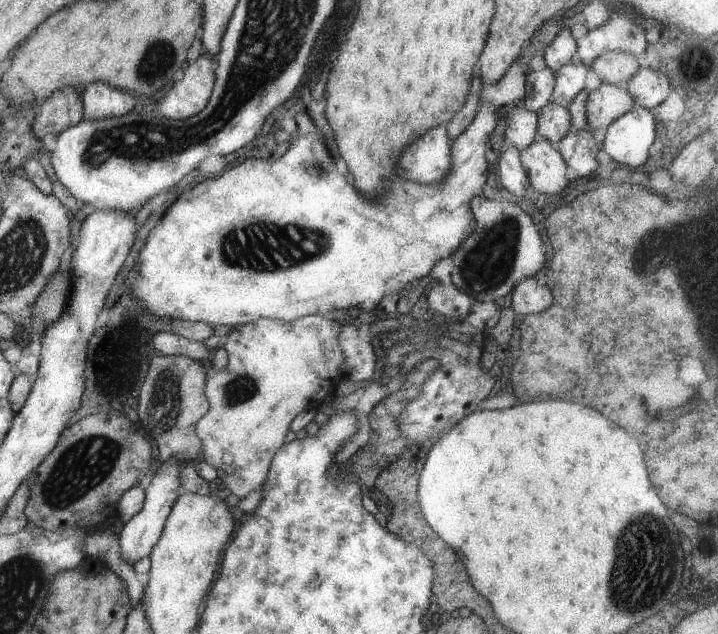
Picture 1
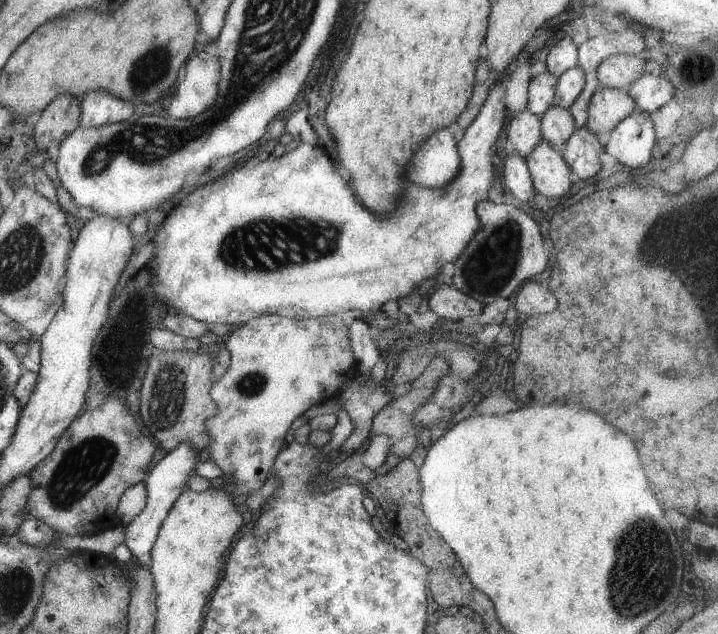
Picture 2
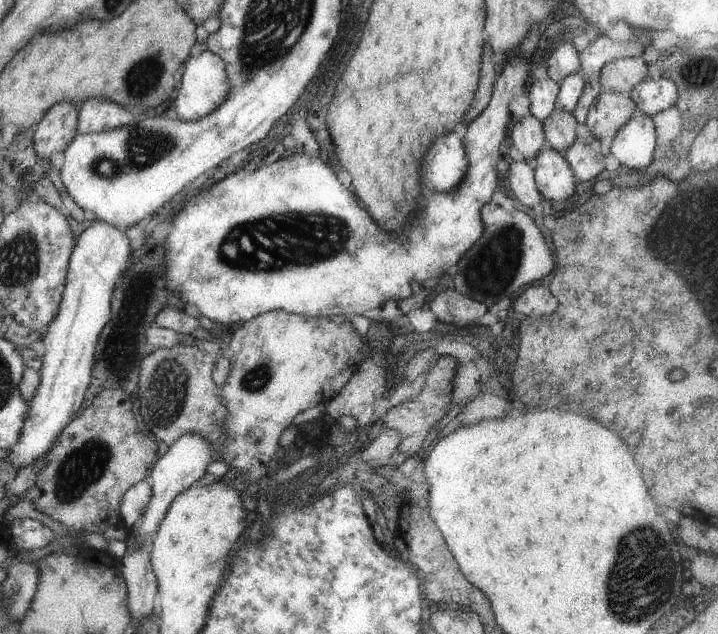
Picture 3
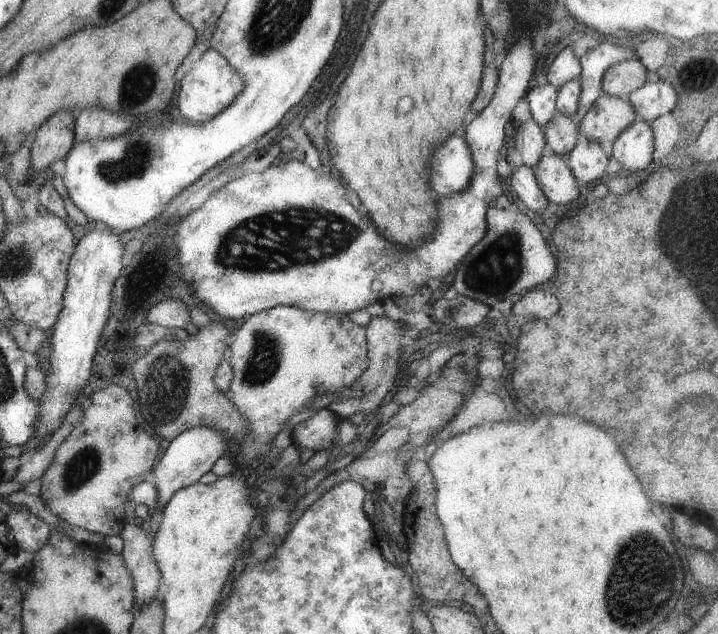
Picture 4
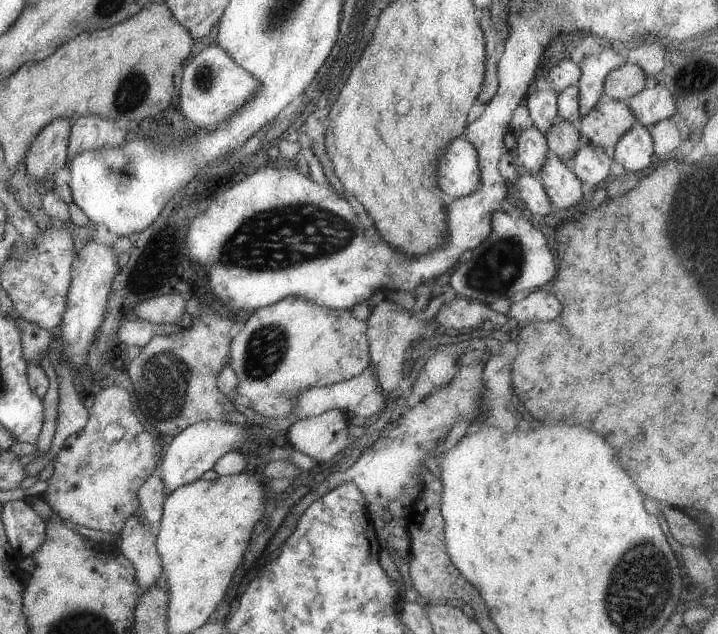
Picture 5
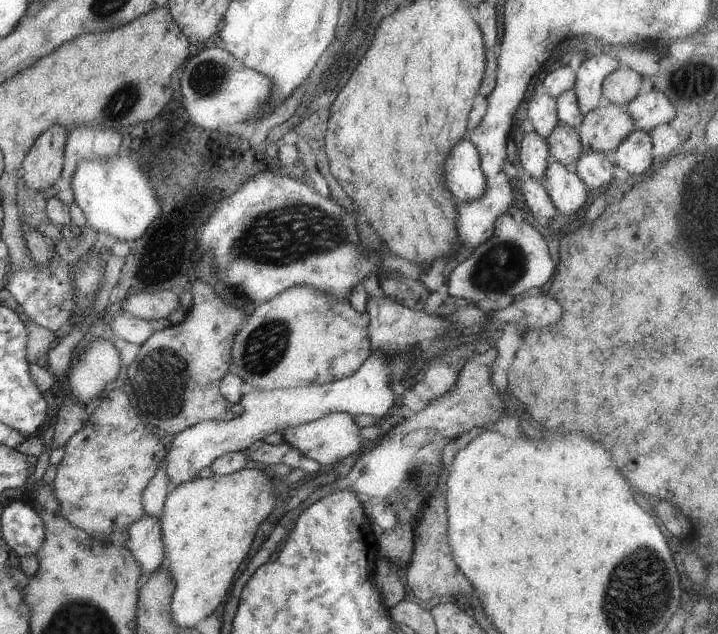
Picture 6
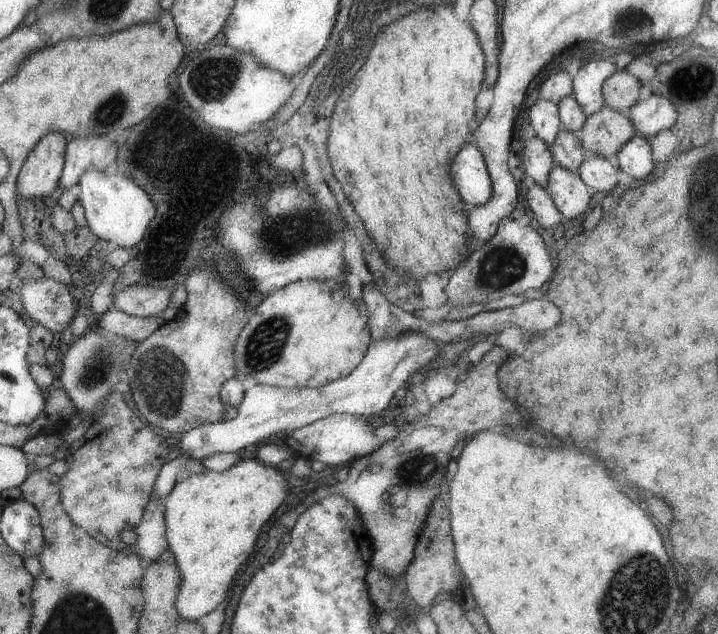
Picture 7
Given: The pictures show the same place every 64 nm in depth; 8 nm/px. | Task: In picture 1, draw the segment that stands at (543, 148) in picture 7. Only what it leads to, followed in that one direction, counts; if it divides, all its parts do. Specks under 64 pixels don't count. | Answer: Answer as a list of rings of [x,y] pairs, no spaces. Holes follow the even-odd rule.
[[[517,104],[511,106],[505,122],[504,134],[517,151],[522,151],[537,137],[537,115]]]

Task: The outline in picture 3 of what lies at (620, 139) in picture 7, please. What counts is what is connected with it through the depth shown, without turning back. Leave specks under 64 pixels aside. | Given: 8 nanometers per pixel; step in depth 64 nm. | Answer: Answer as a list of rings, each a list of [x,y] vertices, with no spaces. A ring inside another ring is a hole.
[[[601,90],[589,105],[583,124],[598,139],[611,138],[636,110],[628,94]]]

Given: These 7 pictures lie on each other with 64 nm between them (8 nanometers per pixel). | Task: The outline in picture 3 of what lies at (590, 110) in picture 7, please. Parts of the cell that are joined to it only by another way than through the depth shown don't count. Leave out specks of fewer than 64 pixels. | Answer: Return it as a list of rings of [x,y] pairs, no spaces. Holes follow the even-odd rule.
[[[602,34],[593,41],[578,52],[584,85],[571,114],[579,125],[583,124],[591,102],[601,92],[598,81],[601,67],[621,57],[639,57],[642,51],[639,42],[633,44],[618,41],[614,34]]]

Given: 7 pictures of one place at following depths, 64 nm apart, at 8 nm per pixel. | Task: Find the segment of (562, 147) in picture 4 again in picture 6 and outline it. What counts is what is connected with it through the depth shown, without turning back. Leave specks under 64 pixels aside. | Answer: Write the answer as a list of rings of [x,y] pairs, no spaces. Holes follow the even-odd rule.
[[[559,122],[545,138],[550,158],[564,167],[572,167],[583,152],[576,129]]]

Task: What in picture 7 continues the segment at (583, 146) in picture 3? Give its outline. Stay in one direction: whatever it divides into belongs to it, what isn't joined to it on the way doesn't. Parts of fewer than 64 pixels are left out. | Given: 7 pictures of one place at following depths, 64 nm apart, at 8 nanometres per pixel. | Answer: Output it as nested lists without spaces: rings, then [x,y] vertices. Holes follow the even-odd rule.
[[[585,154],[584,161],[578,166],[580,179],[588,186],[591,192],[615,193],[618,190],[614,168],[605,157]]]

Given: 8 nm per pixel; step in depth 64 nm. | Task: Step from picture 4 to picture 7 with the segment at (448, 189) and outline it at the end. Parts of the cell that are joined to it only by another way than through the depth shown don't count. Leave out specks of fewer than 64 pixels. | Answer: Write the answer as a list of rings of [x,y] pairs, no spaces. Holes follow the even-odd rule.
[[[465,144],[451,162],[451,178],[459,196],[473,206],[485,204],[491,196],[491,179],[481,152]]]

